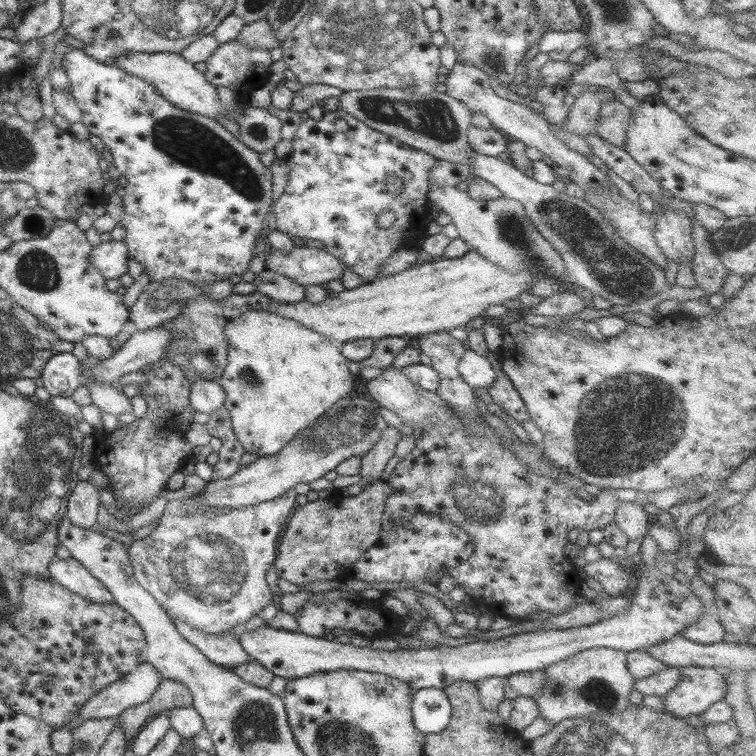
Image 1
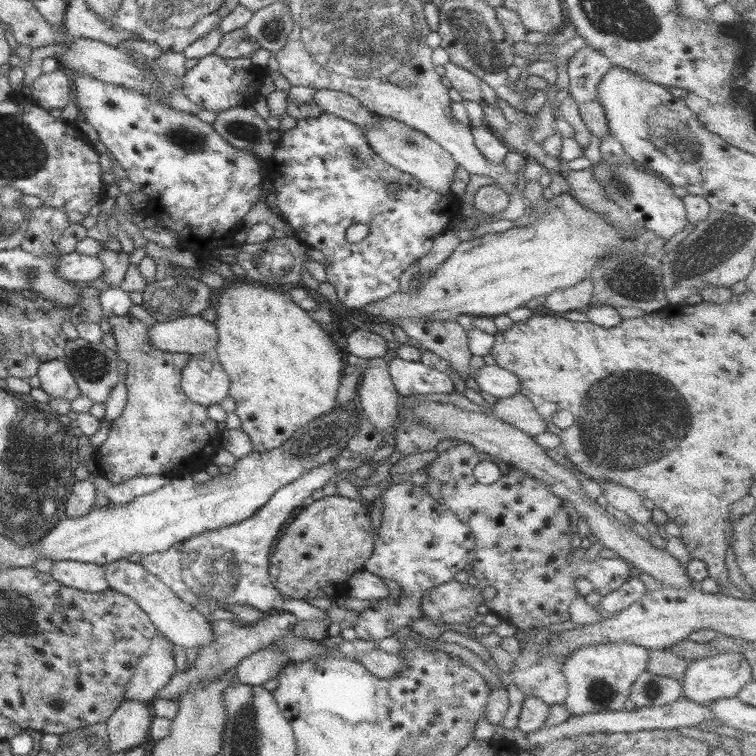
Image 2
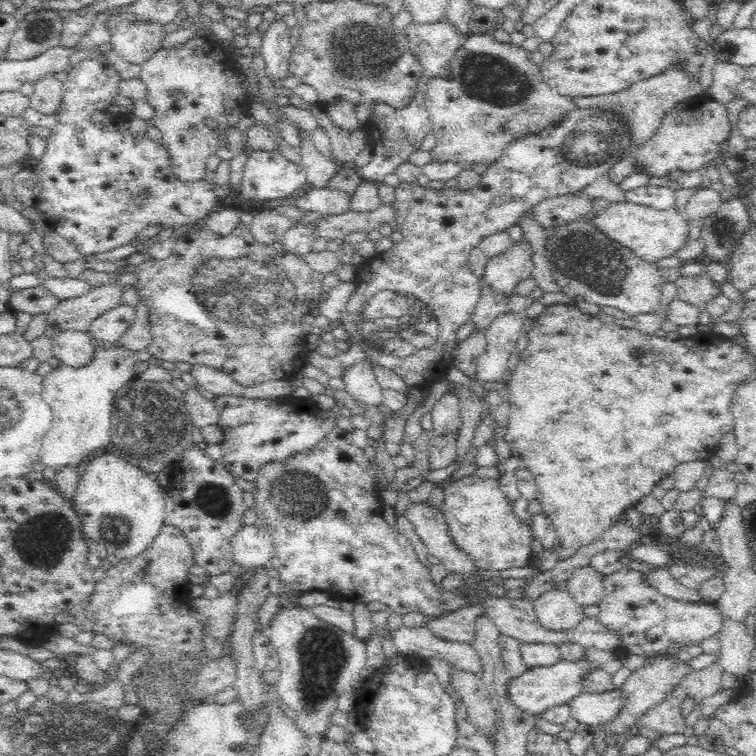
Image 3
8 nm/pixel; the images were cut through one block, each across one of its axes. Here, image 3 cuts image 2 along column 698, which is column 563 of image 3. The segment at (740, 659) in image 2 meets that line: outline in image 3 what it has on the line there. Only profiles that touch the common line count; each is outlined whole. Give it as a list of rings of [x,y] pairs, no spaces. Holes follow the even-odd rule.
[[[587,657],[580,658],[578,662],[568,662],[560,660],[553,666],[542,666],[529,669],[522,677],[510,680],[508,687],[508,700],[522,711],[541,715],[553,706],[569,703],[575,696],[583,691],[582,680],[593,671],[598,670],[598,666],[591,664]]]

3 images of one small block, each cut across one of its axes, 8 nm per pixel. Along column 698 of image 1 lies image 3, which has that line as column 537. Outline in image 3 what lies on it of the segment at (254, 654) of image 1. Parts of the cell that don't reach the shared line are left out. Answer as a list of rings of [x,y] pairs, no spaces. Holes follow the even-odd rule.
[[[564,587],[542,594],[533,604],[540,624],[554,631],[574,628],[586,617],[585,607],[577,604]]]

